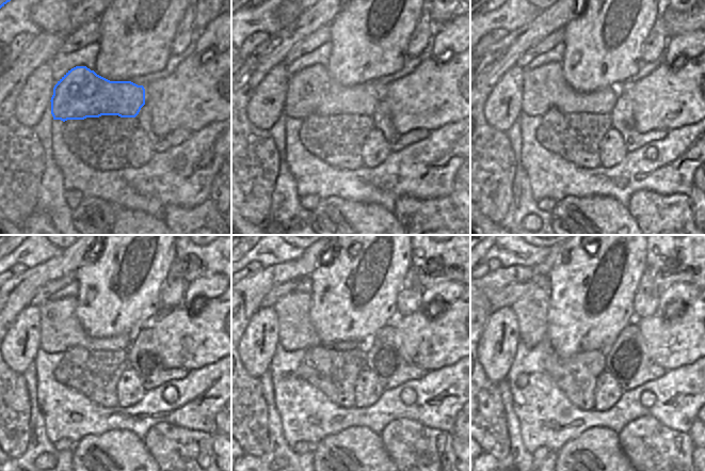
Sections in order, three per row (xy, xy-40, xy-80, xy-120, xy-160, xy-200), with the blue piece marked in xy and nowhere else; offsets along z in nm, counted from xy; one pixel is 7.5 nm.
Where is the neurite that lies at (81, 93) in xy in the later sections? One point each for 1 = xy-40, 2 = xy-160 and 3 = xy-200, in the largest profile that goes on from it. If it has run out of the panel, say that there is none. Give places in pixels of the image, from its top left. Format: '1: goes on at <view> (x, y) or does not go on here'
1: goes on at xy-40 (311, 90)
2: goes on at xy-160 (297, 332)
3: goes on at xy-200 (531, 309)

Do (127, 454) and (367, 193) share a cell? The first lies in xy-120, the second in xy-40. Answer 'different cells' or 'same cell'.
different cells

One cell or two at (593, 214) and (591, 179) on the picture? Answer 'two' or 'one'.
two

